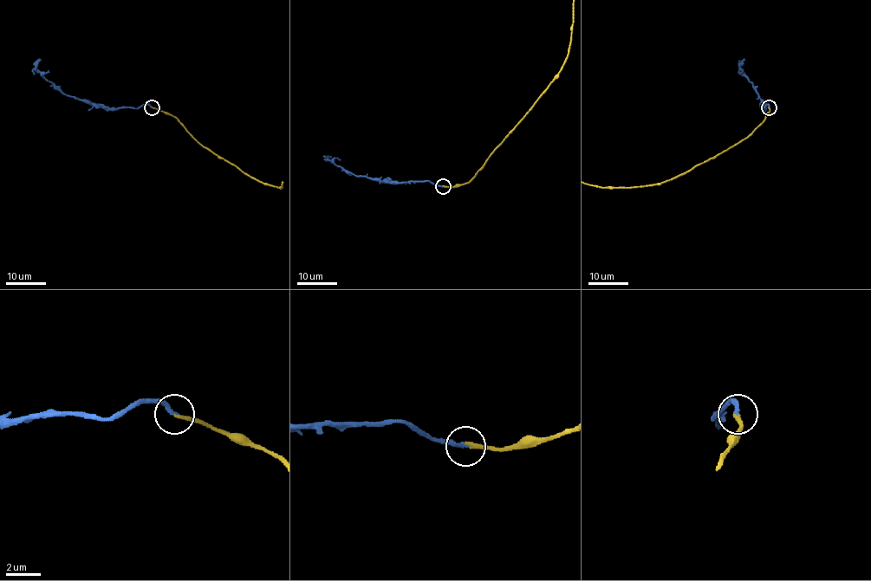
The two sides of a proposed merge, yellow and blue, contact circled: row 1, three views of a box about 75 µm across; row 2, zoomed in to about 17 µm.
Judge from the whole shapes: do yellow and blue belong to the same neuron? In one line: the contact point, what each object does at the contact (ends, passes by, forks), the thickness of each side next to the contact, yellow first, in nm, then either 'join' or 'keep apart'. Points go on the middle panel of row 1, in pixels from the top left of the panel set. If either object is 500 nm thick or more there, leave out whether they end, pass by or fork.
at (443, 186); yellow ends there; blue ends there; 200 nm thick on the yellow side, 200 nm on the other; join

